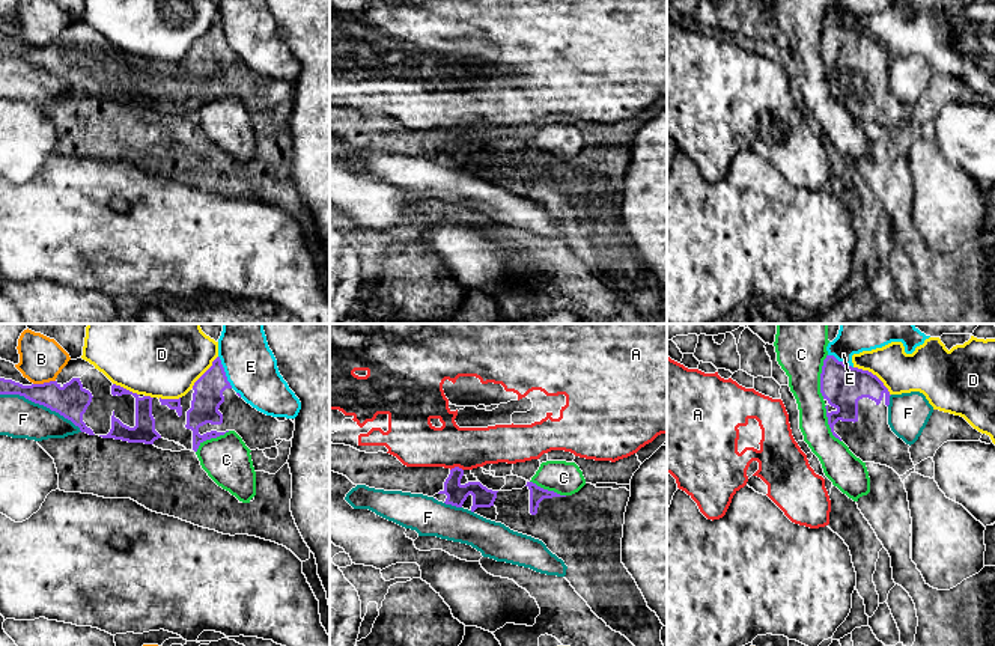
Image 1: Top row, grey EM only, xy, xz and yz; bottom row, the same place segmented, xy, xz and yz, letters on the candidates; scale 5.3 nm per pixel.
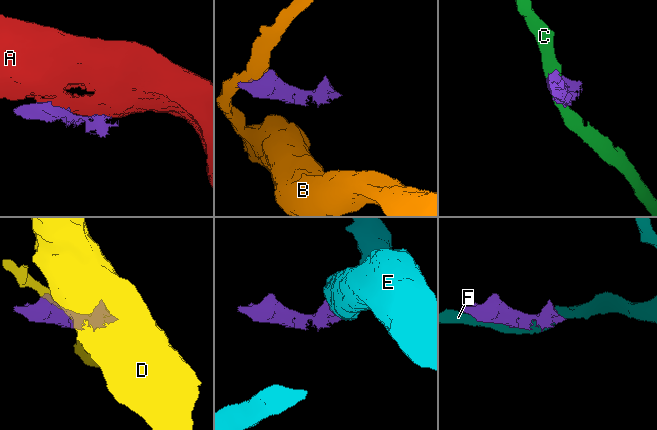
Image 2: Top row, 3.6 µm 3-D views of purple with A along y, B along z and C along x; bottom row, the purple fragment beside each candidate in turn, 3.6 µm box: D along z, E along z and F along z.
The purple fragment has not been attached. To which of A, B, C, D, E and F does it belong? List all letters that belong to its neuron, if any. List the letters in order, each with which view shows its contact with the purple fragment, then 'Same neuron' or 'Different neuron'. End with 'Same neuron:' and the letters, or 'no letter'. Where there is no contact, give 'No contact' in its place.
A: Touches purple in xz. Different neuron
B: Touches purple in xy. Different neuron
C: Touches purple in yz. Different neuron
D: Touches purple in yz. Different neuron
E: Touches purple in xy. Different neuron
F: Touches purple in xy. Different neuron
Same neuron: no letter

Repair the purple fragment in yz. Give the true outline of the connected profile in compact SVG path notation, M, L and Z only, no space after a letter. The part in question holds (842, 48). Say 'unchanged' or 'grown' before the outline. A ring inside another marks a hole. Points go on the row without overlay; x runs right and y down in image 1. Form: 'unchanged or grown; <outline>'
grown; M826 18L820 36L820 56L832 98L857 120L887 128L899 139L915 131L911 108L888 87L891 57L876 38Z

